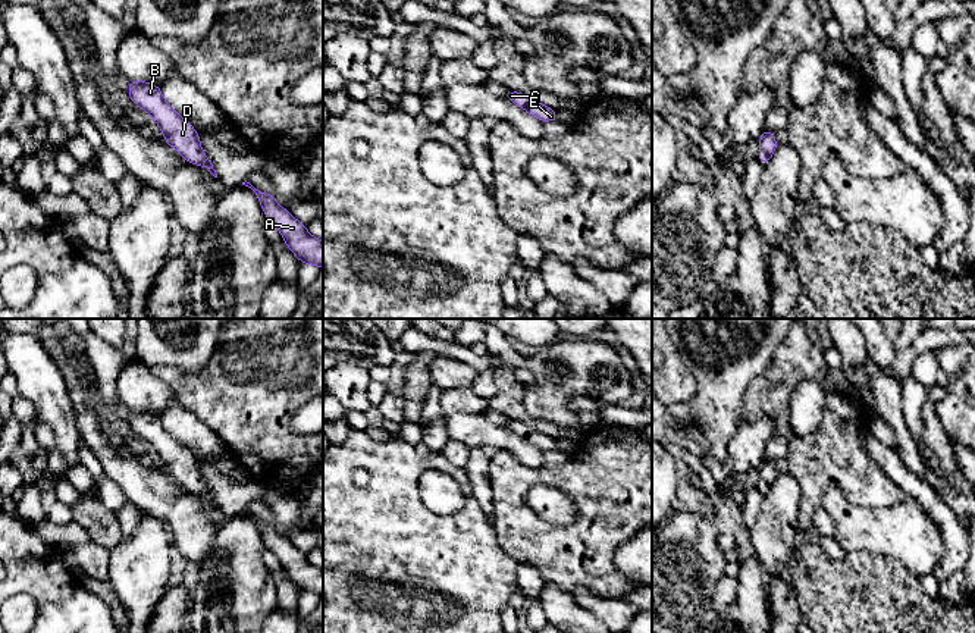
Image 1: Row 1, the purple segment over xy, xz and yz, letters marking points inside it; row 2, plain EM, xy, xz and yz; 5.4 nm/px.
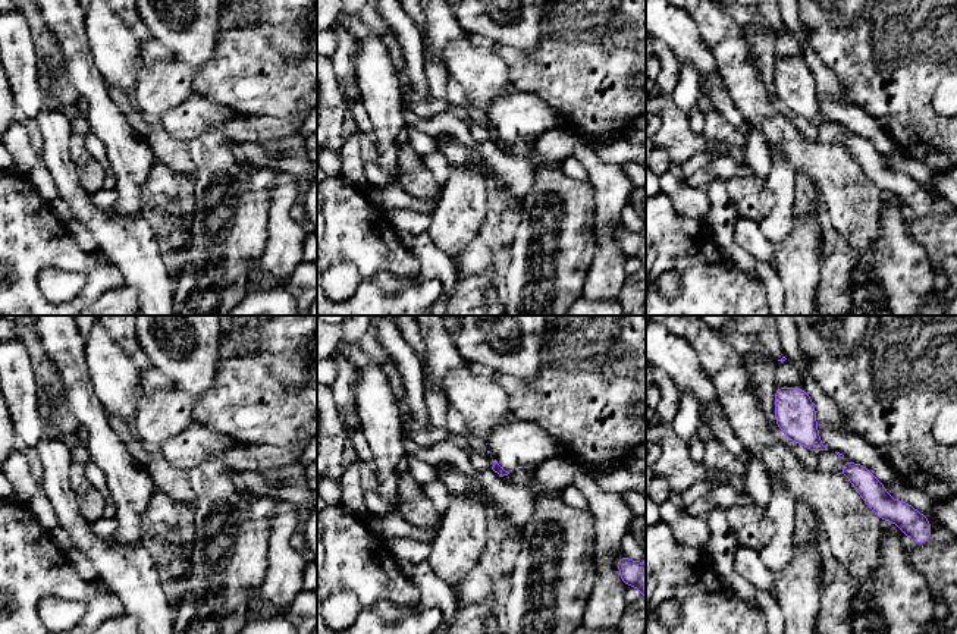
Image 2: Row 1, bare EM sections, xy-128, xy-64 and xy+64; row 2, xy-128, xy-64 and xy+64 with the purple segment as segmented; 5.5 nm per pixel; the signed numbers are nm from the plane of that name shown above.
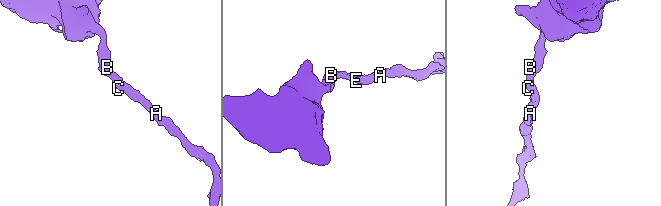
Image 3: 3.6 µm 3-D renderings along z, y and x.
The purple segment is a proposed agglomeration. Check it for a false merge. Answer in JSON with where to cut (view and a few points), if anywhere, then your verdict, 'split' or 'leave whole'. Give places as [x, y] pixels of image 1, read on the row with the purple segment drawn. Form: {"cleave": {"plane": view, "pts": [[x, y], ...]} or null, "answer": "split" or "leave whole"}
{"cleave": null, "answer": "leave whole"}

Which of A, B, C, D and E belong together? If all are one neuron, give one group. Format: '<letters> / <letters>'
A B C D E

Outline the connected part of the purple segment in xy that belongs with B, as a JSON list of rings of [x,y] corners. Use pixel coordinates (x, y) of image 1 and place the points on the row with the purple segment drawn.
[[[129,81],[131,101],[144,109],[160,126],[164,142],[172,145],[188,163],[207,169],[217,178],[211,160],[201,150],[200,134],[173,110],[162,95],[162,87],[148,81]]]

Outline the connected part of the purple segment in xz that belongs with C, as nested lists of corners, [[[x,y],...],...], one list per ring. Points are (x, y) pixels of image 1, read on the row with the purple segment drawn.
[[[508,90],[505,95],[512,104],[524,109],[529,115],[534,116],[540,122],[557,122],[557,110],[552,107],[548,107],[539,101],[534,101],[529,97],[526,97],[520,91]]]

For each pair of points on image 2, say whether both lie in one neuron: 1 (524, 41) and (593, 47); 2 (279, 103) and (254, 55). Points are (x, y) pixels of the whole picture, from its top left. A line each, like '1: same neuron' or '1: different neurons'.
1: different neurons
2: same neuron

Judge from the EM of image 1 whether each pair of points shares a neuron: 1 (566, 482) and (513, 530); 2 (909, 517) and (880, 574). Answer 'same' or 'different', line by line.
1: same
2: different

